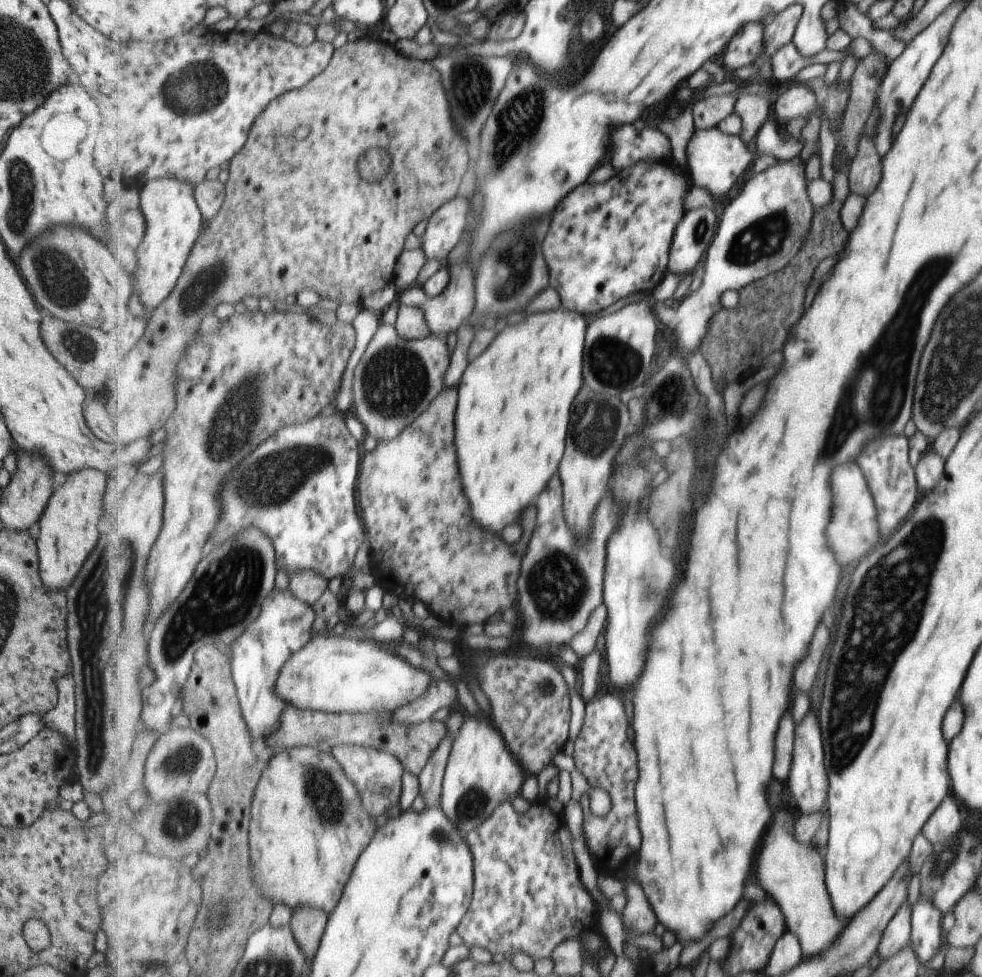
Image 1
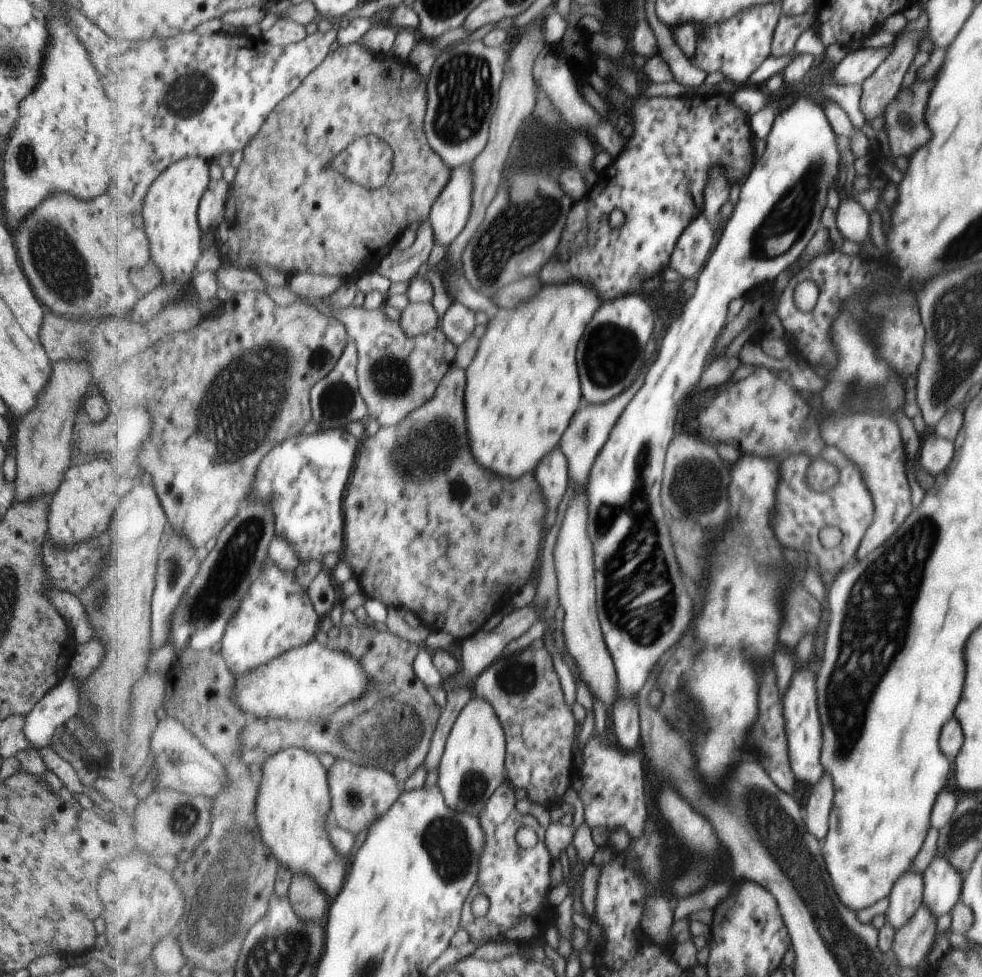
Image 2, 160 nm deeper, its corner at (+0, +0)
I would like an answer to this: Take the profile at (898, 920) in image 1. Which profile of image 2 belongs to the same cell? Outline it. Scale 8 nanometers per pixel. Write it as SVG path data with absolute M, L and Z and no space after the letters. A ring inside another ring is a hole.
M905 872L888 896L886 918L896 931L922 902L922 874Z

